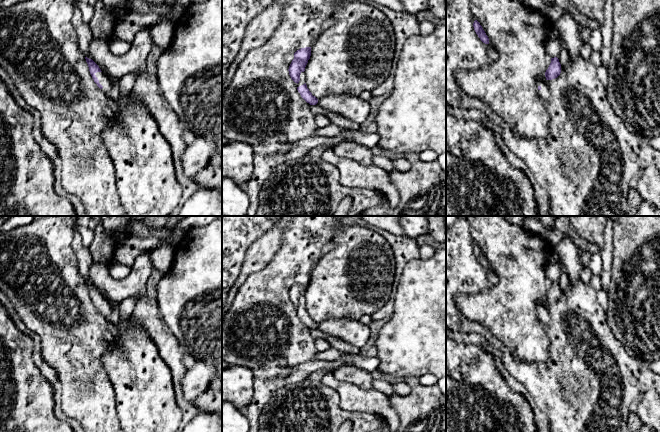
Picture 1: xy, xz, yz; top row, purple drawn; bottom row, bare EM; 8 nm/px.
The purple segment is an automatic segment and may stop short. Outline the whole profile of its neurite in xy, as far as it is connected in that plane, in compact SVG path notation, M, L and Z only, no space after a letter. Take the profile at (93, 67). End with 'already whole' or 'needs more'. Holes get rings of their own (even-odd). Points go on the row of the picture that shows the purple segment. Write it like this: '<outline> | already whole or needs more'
M85 57L89 67L90 74L97 86L112 101L116 100L119 94L118 88L109 82L105 74L102 73L99 66L92 60Z | needs more

